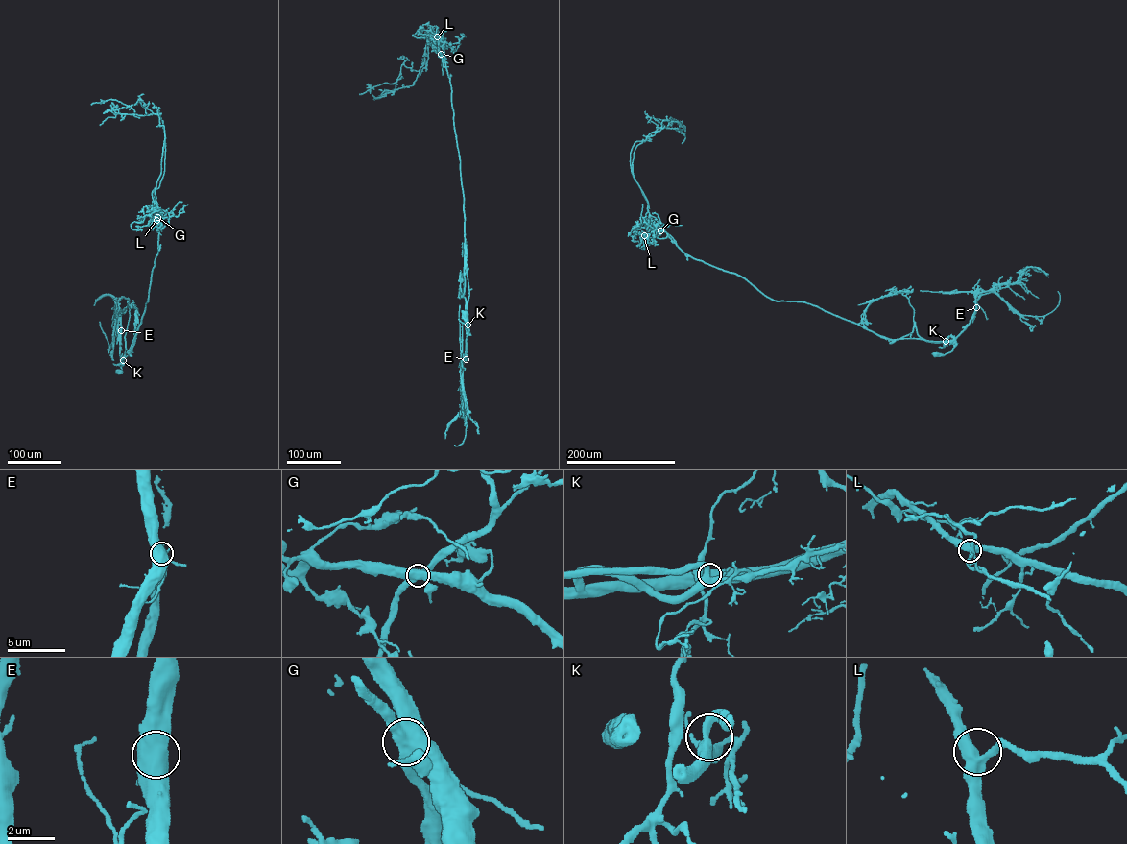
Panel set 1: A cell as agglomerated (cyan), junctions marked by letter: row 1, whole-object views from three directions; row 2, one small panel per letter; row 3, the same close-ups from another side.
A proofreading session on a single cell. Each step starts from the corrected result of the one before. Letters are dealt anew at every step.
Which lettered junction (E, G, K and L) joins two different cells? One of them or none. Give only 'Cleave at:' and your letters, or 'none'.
Cleave at: G

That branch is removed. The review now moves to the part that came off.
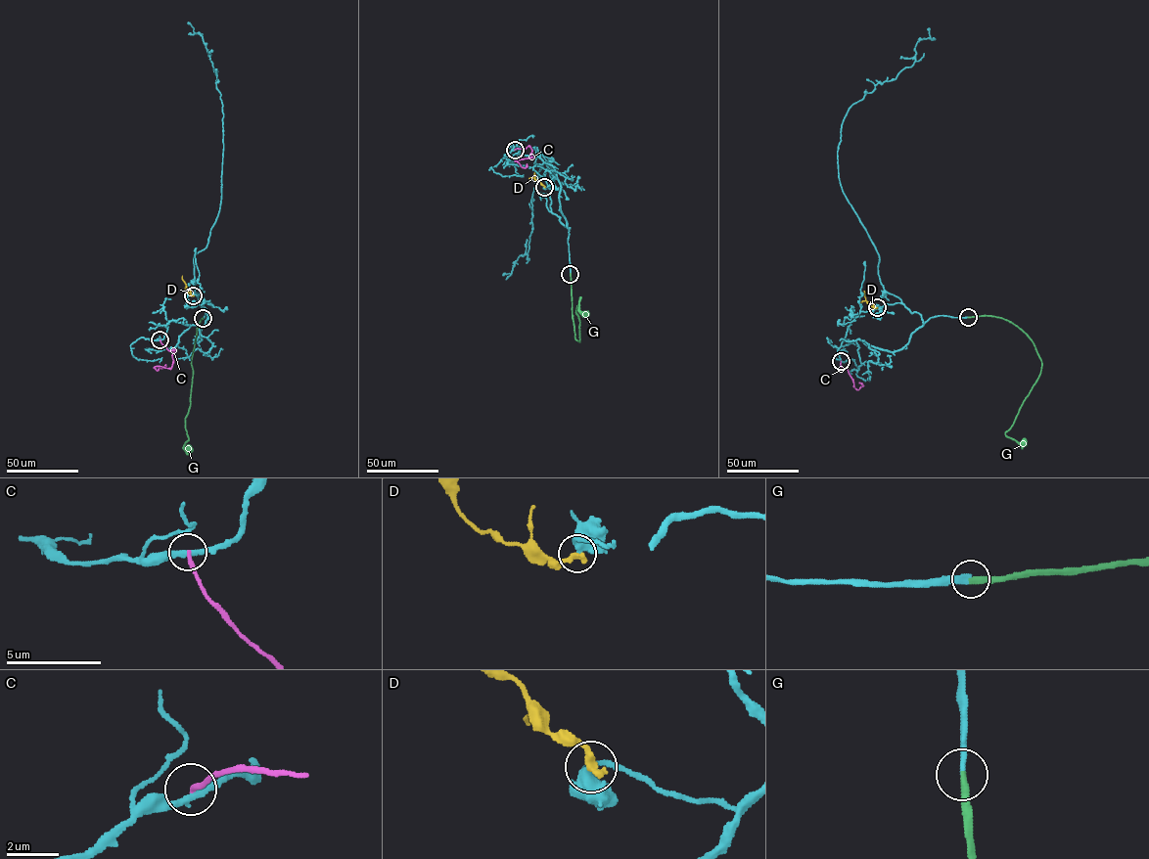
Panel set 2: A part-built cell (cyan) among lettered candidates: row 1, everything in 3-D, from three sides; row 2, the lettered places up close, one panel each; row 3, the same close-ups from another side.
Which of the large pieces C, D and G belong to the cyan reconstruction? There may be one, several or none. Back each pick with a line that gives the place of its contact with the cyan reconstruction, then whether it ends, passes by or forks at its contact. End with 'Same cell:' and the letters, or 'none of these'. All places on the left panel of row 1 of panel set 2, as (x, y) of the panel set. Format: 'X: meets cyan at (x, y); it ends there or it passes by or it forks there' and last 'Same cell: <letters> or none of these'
G: meets cyan at (203, 318); it ends there
Same cell: G

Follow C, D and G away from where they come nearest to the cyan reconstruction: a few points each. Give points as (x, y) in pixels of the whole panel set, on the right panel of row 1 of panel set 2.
C: (841, 361), (840, 370), (848, 371), (857, 389), (863, 385), (859, 383)
D: (877, 307), (867, 303), (864, 291)
G: (968, 317), (991, 315), (1009, 321), (1034, 346), (1041, 362), (1040, 375), (1005, 432), (1026, 443)

